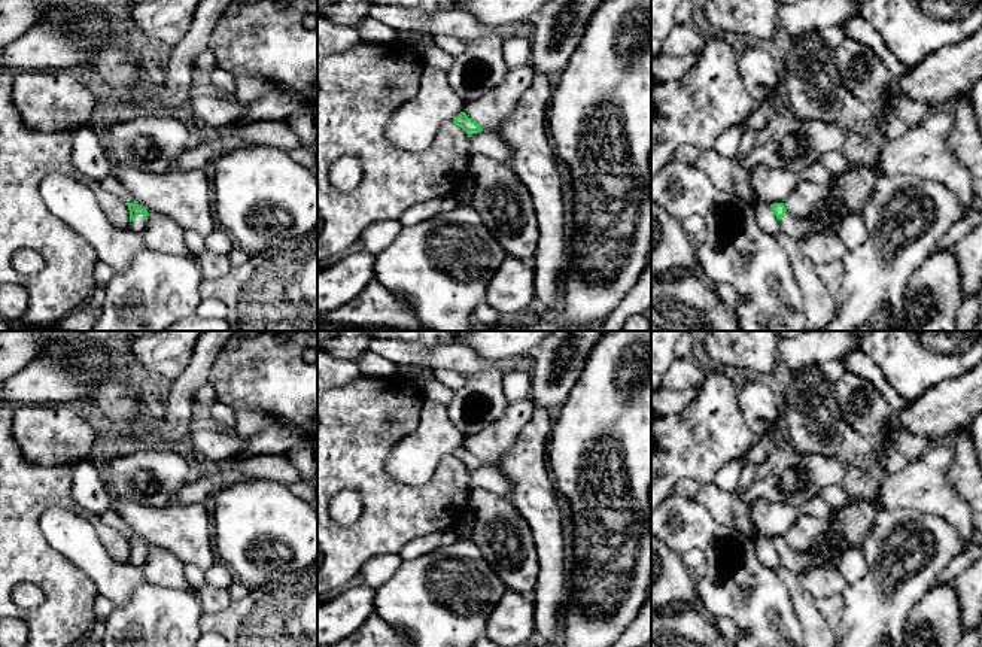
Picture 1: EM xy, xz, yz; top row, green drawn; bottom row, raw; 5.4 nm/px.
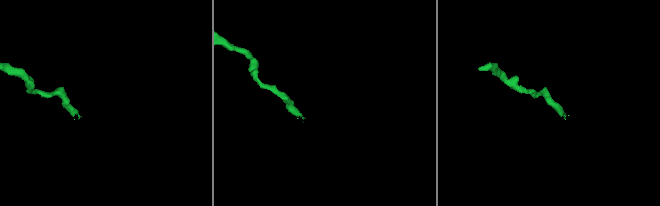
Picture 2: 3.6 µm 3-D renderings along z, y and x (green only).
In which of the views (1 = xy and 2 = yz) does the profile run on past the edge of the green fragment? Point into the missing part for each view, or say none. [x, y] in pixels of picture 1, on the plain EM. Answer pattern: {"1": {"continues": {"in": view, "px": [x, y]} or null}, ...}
{"1": {"continues": {"in": "xy", "px": [139, 558]}}, "2": {"continues": {"in": "yz", "px": [790, 559]}}}

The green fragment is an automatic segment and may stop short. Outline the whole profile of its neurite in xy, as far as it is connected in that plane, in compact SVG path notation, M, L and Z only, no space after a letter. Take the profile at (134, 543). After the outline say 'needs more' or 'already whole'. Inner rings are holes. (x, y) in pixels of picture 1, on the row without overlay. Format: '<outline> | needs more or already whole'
M125 537L130 544L130 562L137 566L143 566L148 556L148 544L136 537Z | needs more

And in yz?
M773 537L770 541L779 555L781 565L794 571L796 574L805 572L806 566L826 569L836 568L840 558L840 552L830 547L823 553L797 553L787 546L784 537Z | needs more

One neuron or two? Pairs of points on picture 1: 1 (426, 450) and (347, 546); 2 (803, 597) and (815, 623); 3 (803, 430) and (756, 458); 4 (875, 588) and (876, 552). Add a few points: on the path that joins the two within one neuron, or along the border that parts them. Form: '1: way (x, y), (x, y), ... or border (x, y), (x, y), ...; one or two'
1: border (391, 447), (398, 482), (434, 473); two
2: way (803, 603), (811, 617); one
3: border (780, 422), (784, 442); two
4: way (876, 579), (876, 561); one

